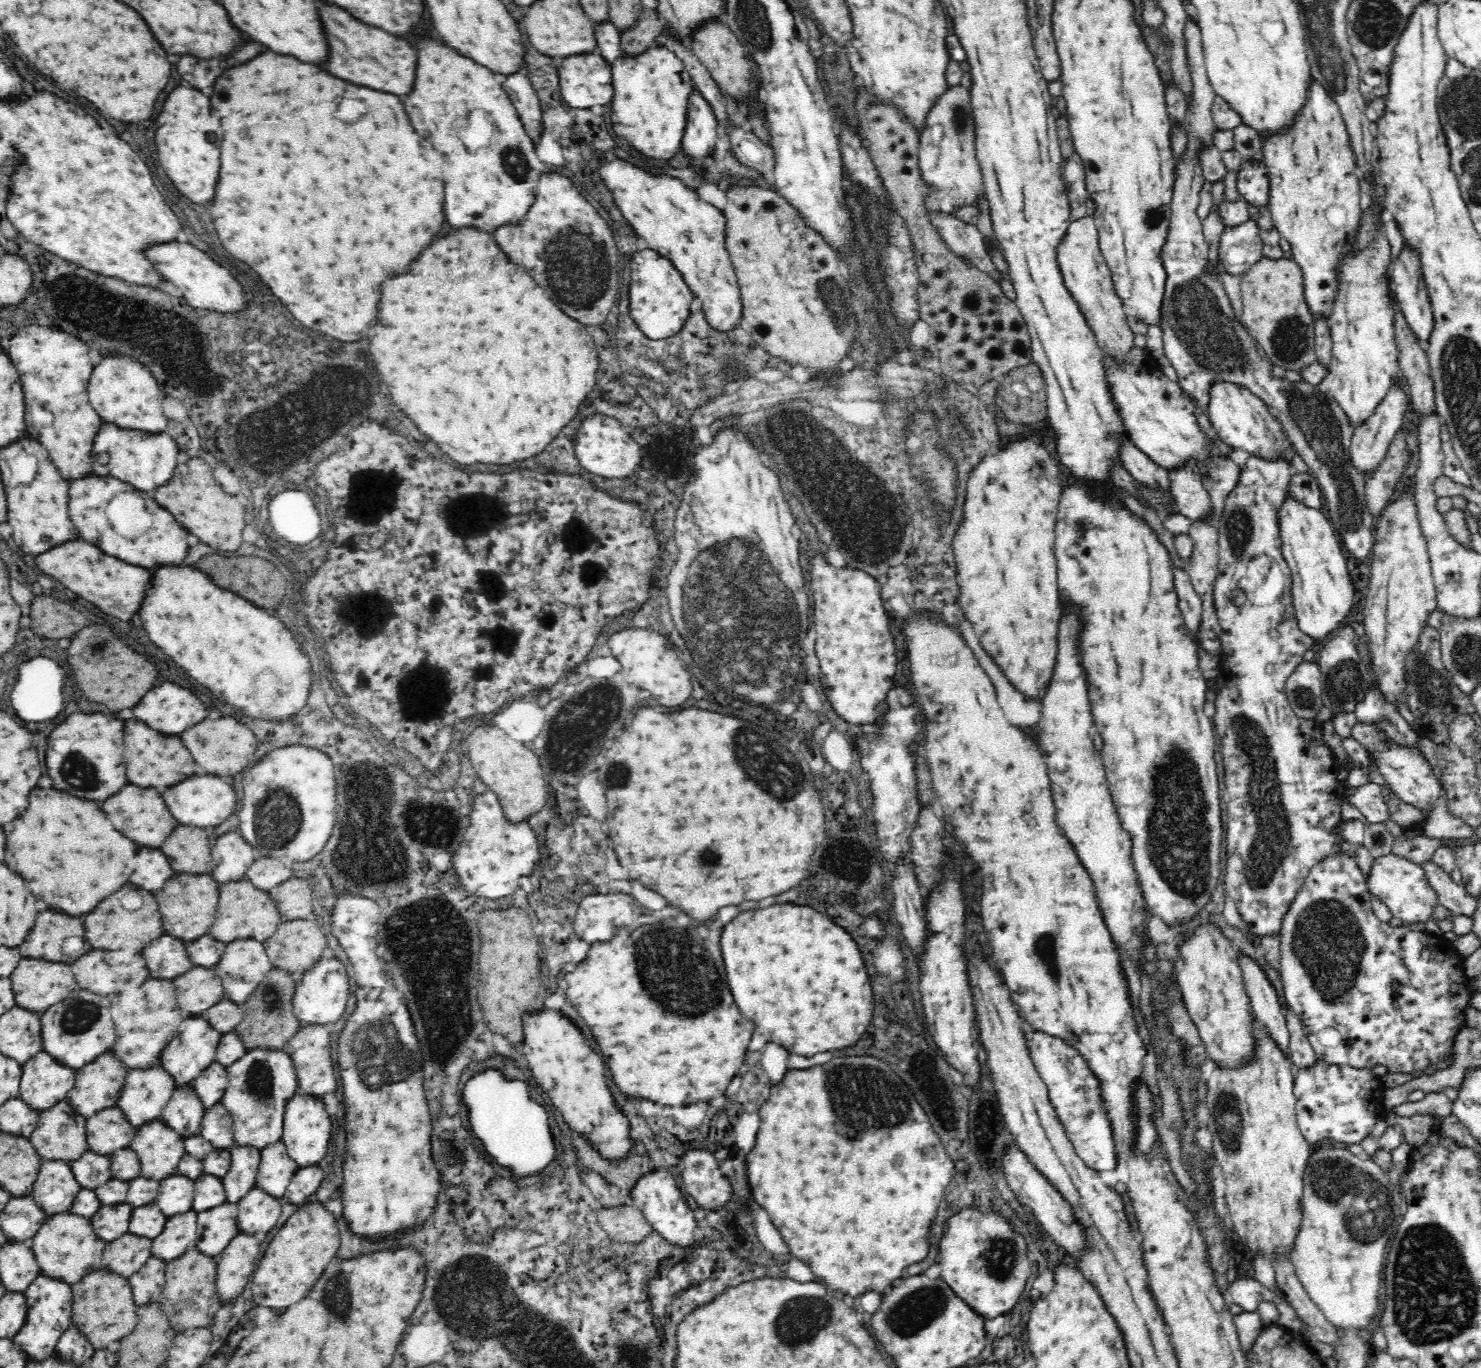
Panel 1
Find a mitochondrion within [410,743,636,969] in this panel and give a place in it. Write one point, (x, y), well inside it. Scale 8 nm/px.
(617, 774)

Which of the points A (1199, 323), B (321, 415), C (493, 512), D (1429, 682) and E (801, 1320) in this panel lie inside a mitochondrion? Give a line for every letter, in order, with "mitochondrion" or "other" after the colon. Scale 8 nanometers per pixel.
A: mitochondrion
B: mitochondrion
C: other
D: mitochondrion
E: mitochondrion

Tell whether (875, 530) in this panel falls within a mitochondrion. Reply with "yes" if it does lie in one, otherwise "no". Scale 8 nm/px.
yes

